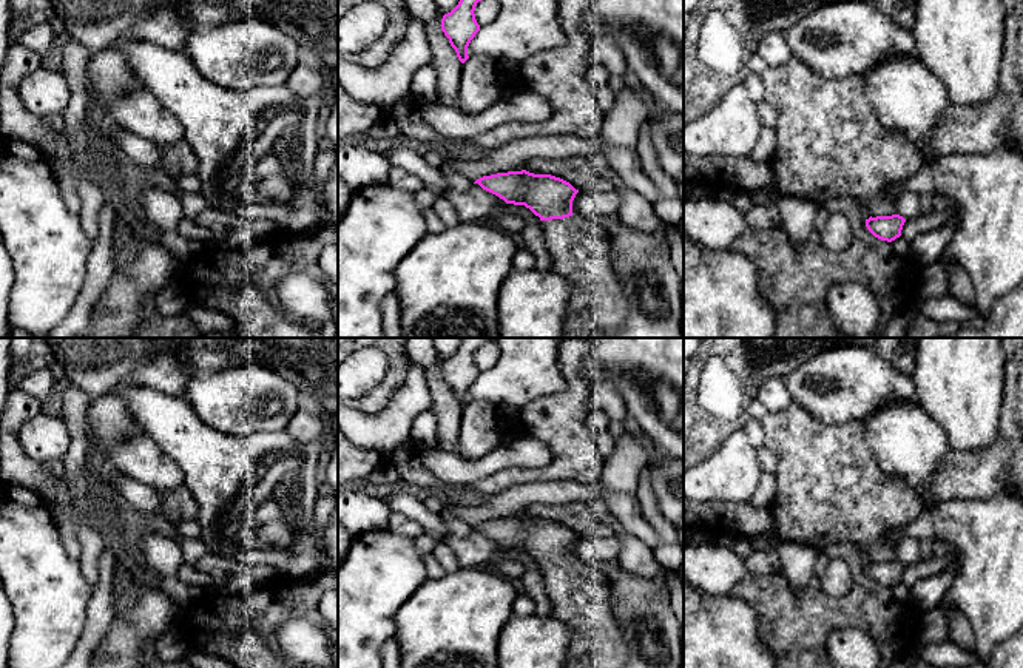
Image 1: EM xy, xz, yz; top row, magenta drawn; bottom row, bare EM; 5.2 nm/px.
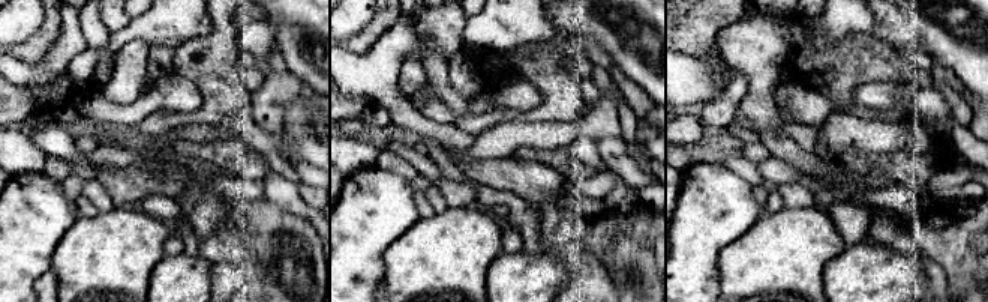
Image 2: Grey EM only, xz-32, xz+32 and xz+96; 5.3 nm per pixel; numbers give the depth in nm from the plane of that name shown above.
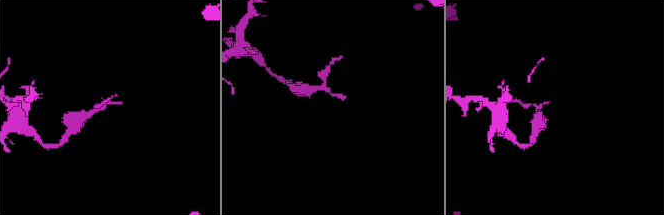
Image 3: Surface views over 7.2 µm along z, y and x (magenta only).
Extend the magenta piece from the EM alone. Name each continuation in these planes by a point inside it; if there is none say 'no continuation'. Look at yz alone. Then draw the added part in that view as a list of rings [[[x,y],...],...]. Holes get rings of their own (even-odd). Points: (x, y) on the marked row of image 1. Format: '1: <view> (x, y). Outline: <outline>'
no continuation

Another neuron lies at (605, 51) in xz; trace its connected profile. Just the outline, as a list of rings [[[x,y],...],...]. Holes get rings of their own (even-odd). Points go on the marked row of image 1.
[[[611,37],[597,39],[591,46],[591,56],[609,73],[623,69],[622,52]]]

